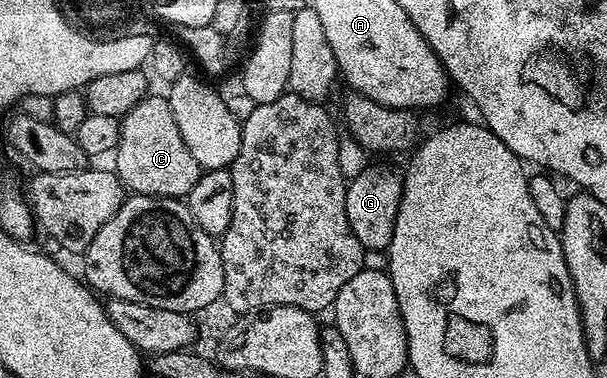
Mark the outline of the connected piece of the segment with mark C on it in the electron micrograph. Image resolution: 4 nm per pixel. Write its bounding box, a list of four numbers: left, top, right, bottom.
[113,93,201,200]

